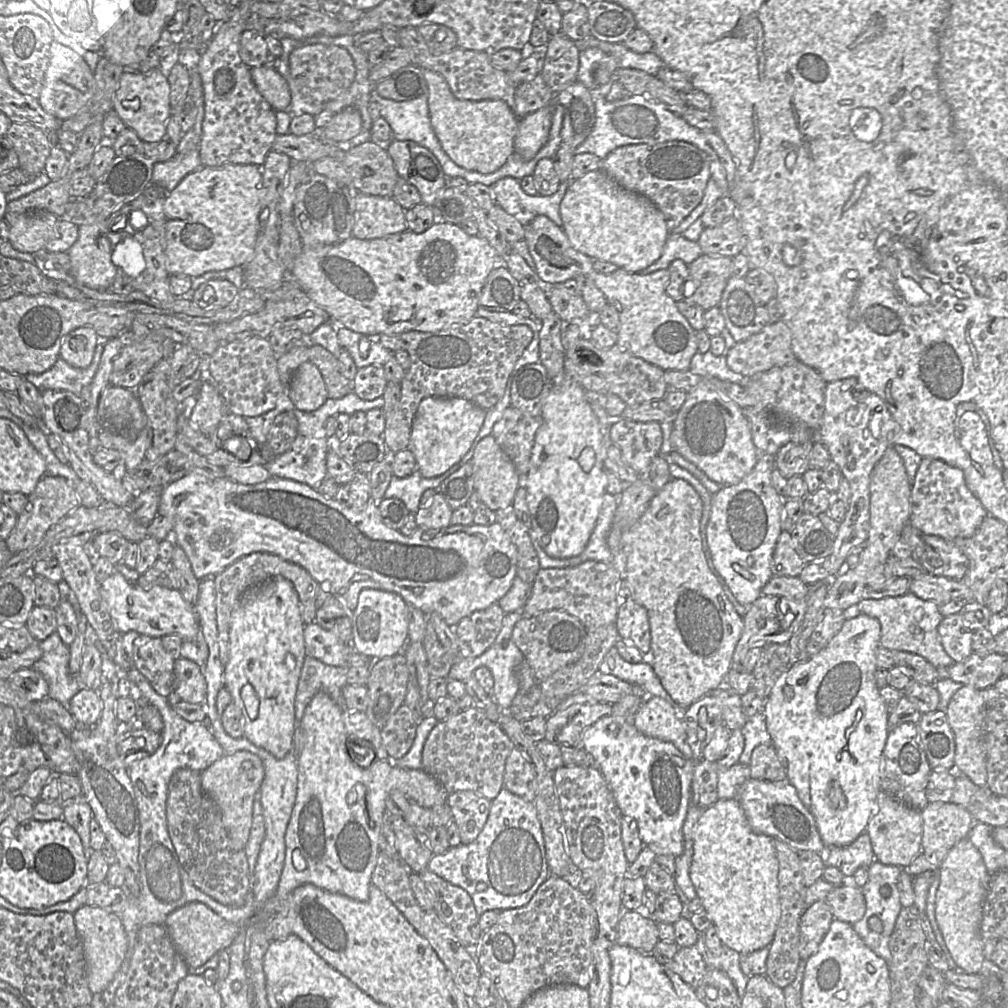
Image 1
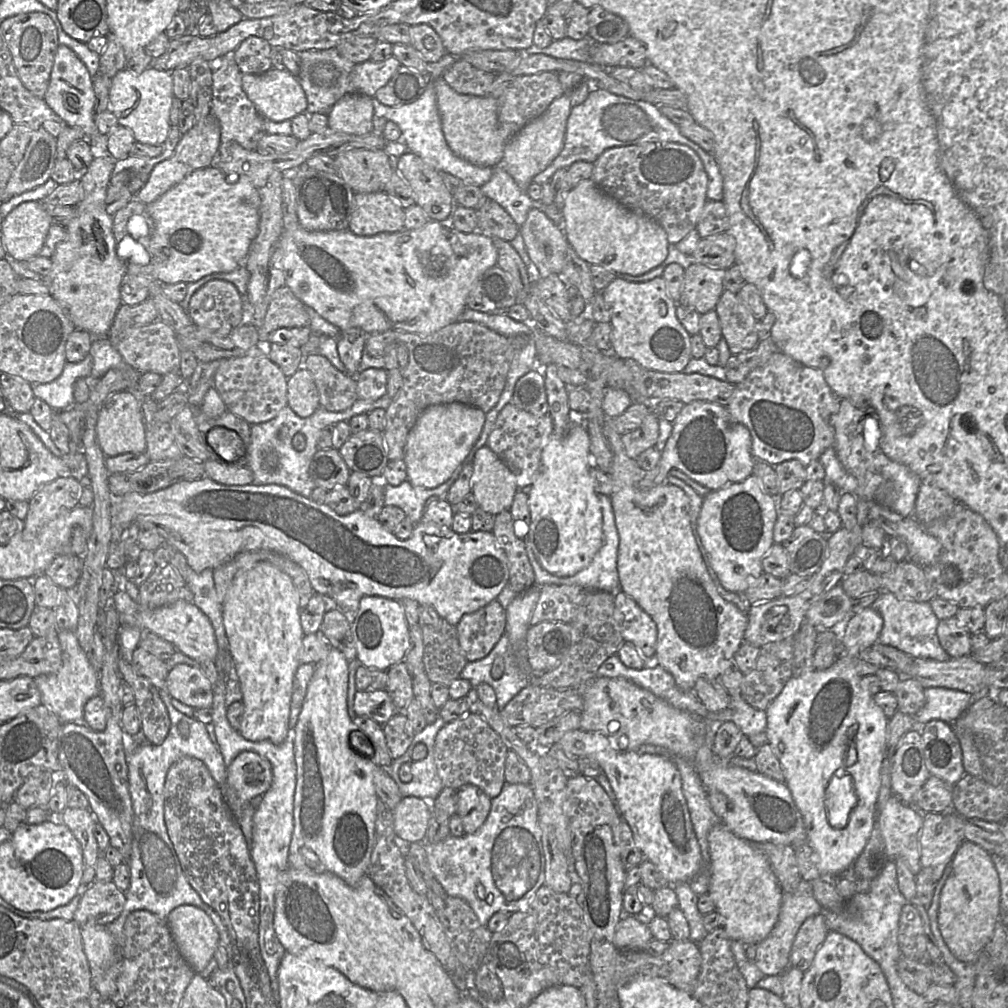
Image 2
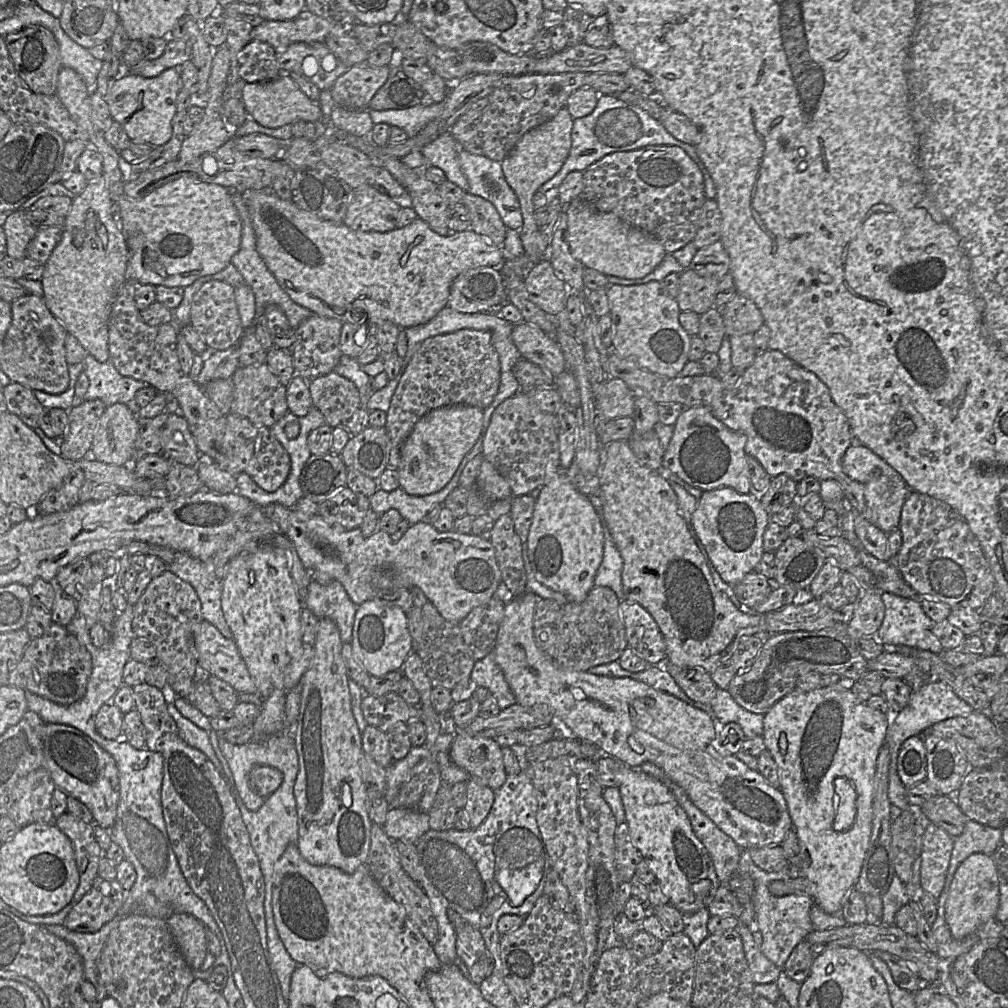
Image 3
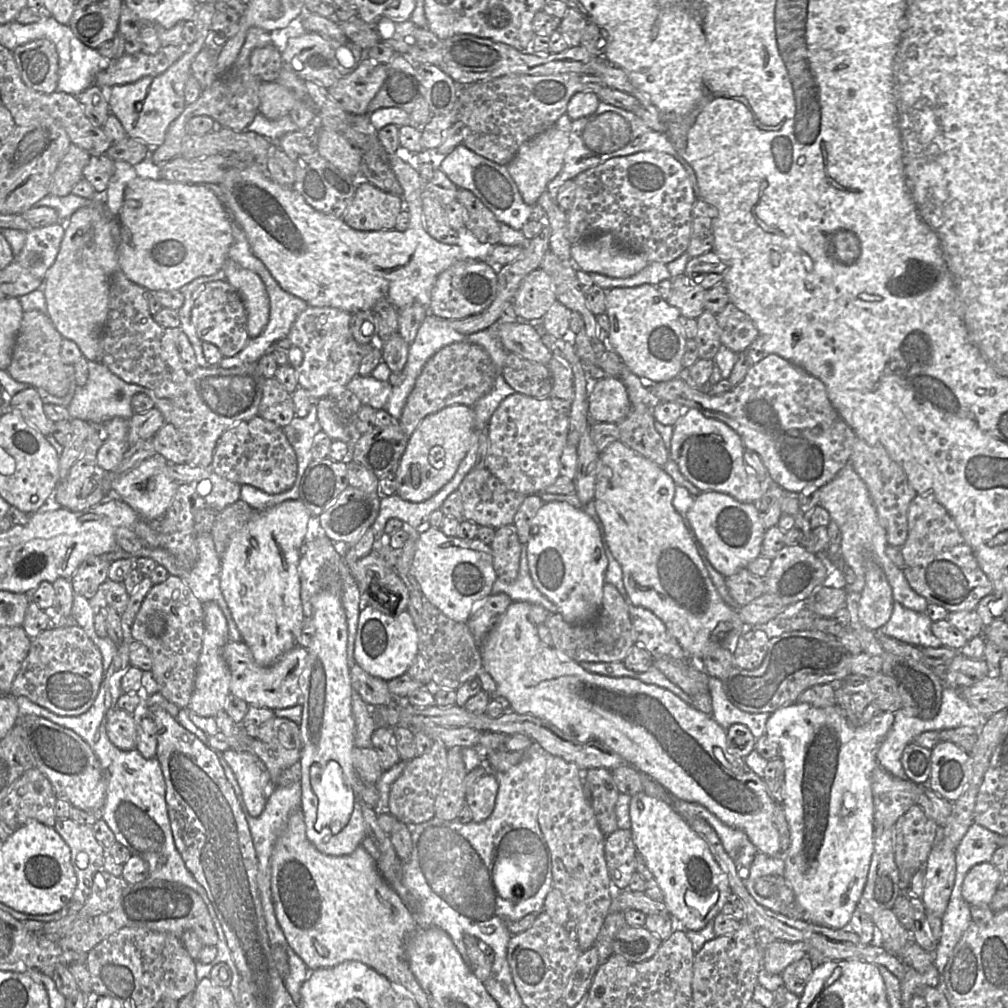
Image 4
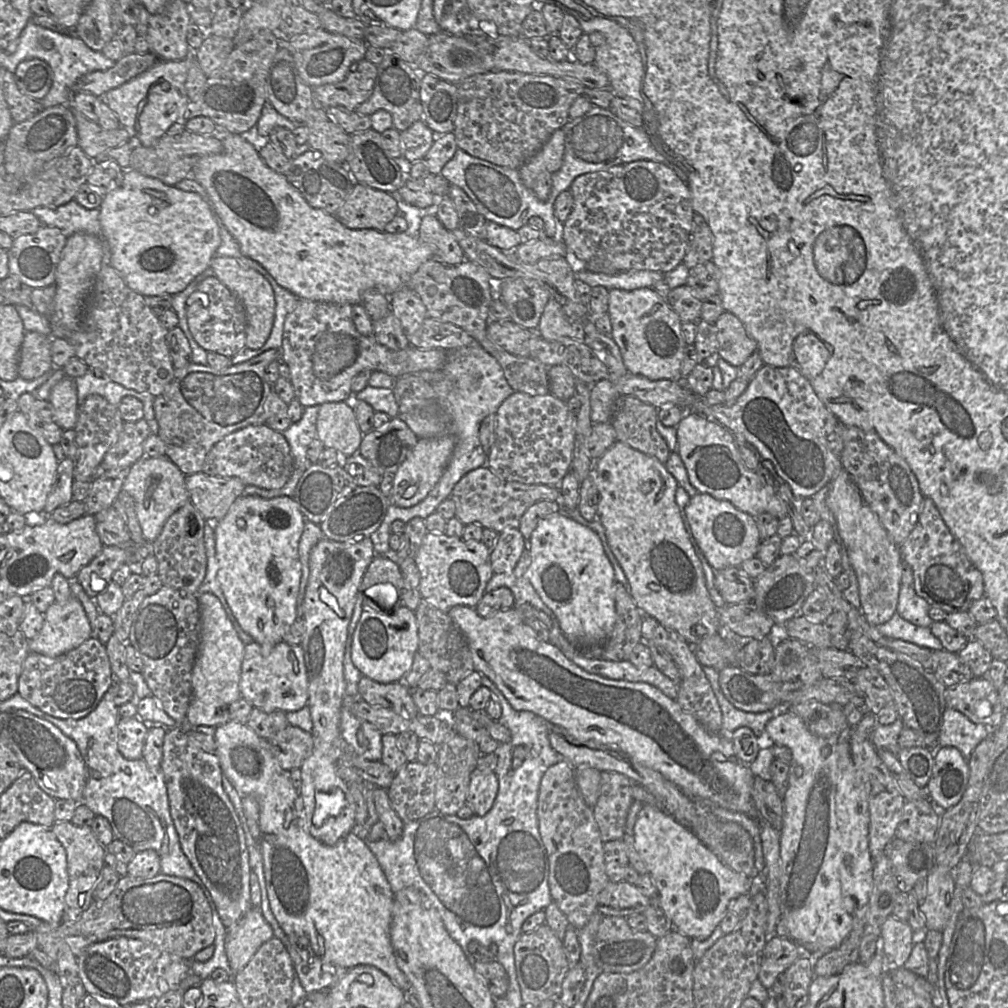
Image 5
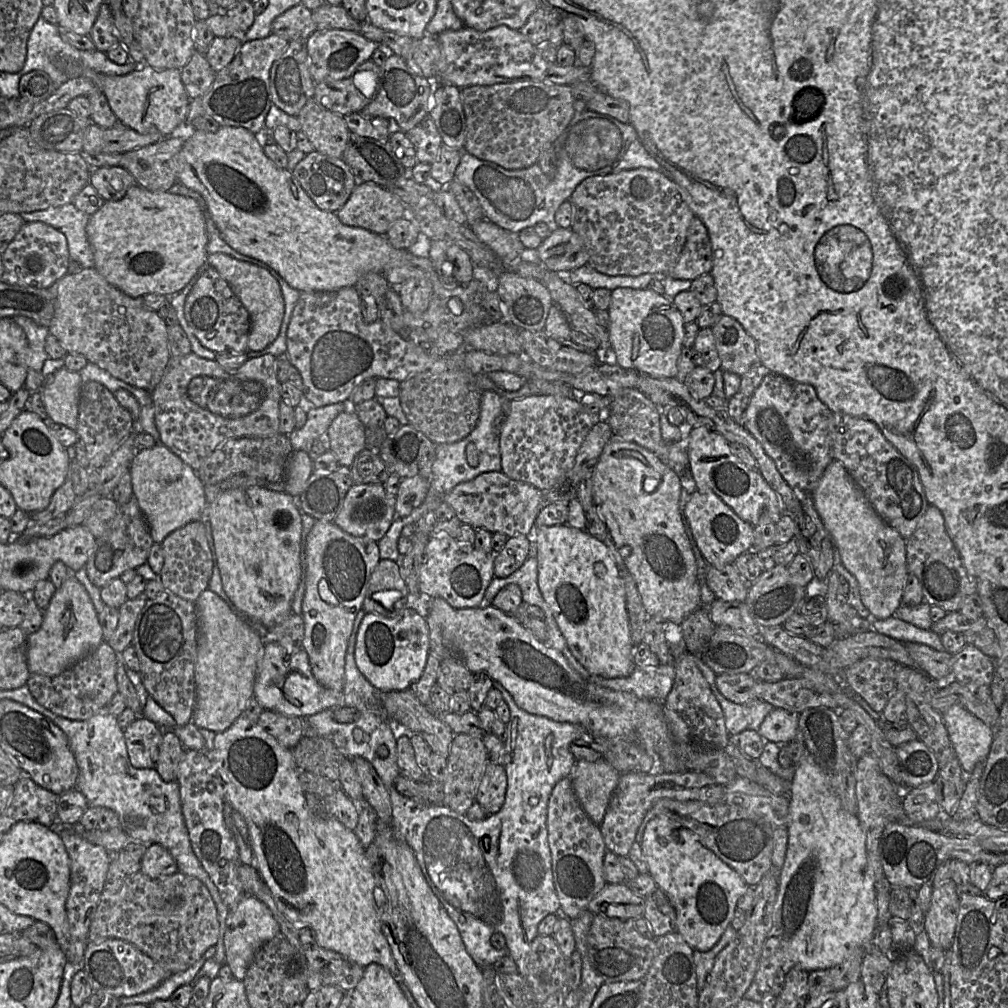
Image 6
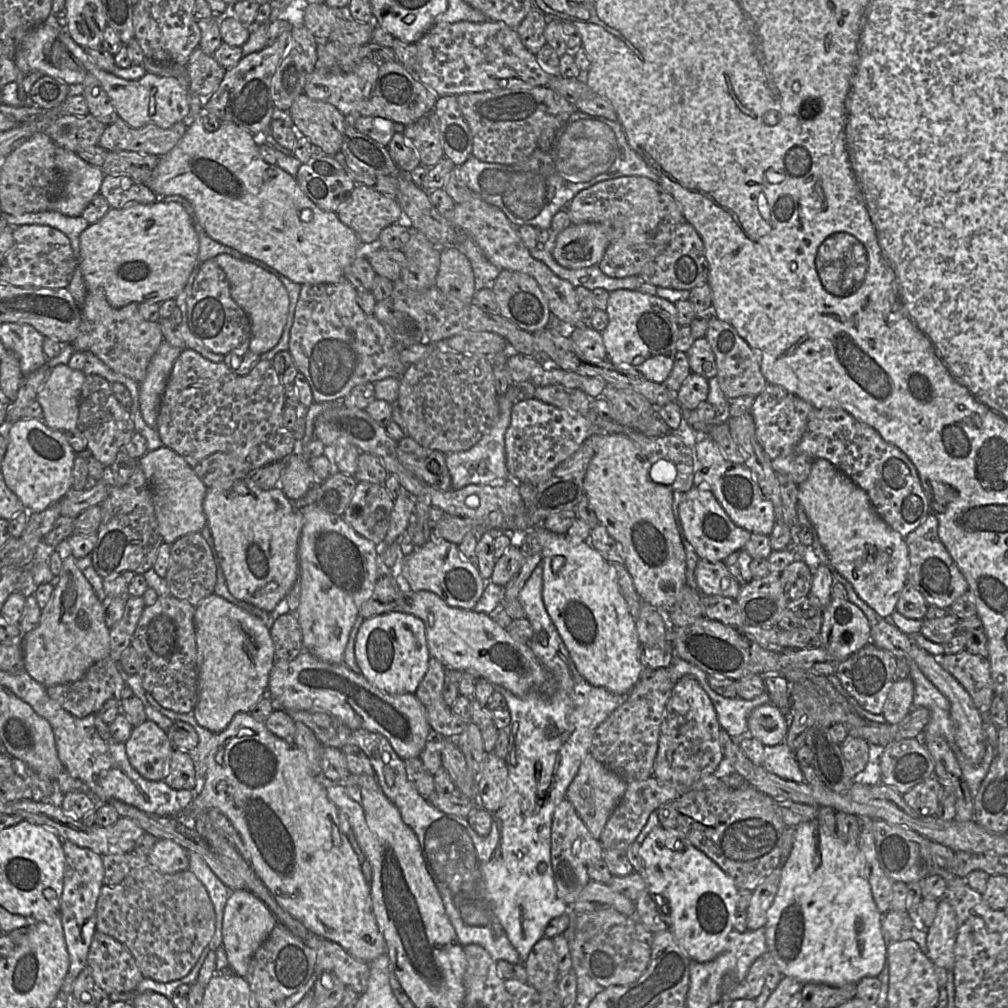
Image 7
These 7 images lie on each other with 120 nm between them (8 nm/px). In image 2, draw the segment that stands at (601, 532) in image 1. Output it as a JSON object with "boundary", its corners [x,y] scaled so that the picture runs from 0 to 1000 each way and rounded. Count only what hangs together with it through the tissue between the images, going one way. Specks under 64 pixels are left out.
{"boundary":[[[594,490],[594,497],[596,500],[596,507],[597,507],[597,514],[598,514],[598,531],[599,531],[599,538],[597,543],[593,546],[590,550],[586,559],[578,565],[574,566],[568,571],[564,572],[555,572],[550,569],[545,568],[542,566],[534,558],[533,554],[531,553],[524,533],[520,535],[521,542],[522,542],[522,549],[524,555],[529,563],[530,569],[531,569],[531,576],[537,580],[543,579],[561,579],[561,580],[573,580],[581,585],[598,585],[605,587],[607,589],[611,589],[615,583],[615,576],[613,570],[613,563],[612,563],[612,556],[613,556],[613,544],[614,544],[614,531],[610,520],[609,508],[607,505],[606,495],[605,492],[600,490]]]}

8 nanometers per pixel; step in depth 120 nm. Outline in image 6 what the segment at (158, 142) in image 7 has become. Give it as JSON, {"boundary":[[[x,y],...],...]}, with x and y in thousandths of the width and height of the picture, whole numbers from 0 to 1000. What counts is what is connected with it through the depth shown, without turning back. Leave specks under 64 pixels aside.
{"boundary":[[[90,122],[84,130],[82,150],[89,153],[124,152],[157,142],[162,137],[158,131],[139,133],[120,122],[110,127]]]}

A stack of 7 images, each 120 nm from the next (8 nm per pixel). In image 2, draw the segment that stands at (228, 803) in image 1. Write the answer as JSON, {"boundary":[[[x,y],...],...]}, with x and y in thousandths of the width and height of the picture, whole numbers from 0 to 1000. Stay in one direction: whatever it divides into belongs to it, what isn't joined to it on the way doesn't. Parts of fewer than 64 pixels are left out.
{"boundary":[[[241,745],[225,761],[224,776],[242,798],[248,798],[250,792],[260,790],[268,782],[270,777],[269,758],[253,746]]]}

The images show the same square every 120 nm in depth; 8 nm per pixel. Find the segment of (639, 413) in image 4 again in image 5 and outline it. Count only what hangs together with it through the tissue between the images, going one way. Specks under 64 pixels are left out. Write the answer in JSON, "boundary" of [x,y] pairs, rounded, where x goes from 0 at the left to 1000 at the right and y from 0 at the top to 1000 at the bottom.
{"boundary":[[[615,392],[609,402],[609,411],[606,417],[611,431],[612,438],[618,438],[644,452],[653,455],[659,462],[665,451],[661,438],[654,431],[651,425],[652,405],[637,399],[633,395],[626,392]]]}

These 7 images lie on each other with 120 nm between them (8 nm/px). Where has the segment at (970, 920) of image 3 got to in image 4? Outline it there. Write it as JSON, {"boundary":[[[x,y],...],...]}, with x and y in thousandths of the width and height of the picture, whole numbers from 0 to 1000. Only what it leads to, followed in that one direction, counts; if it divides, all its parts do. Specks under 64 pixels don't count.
{"boundary":[[[983,855],[965,859],[958,867],[954,889],[962,898],[981,897],[991,882],[992,866]]]}

